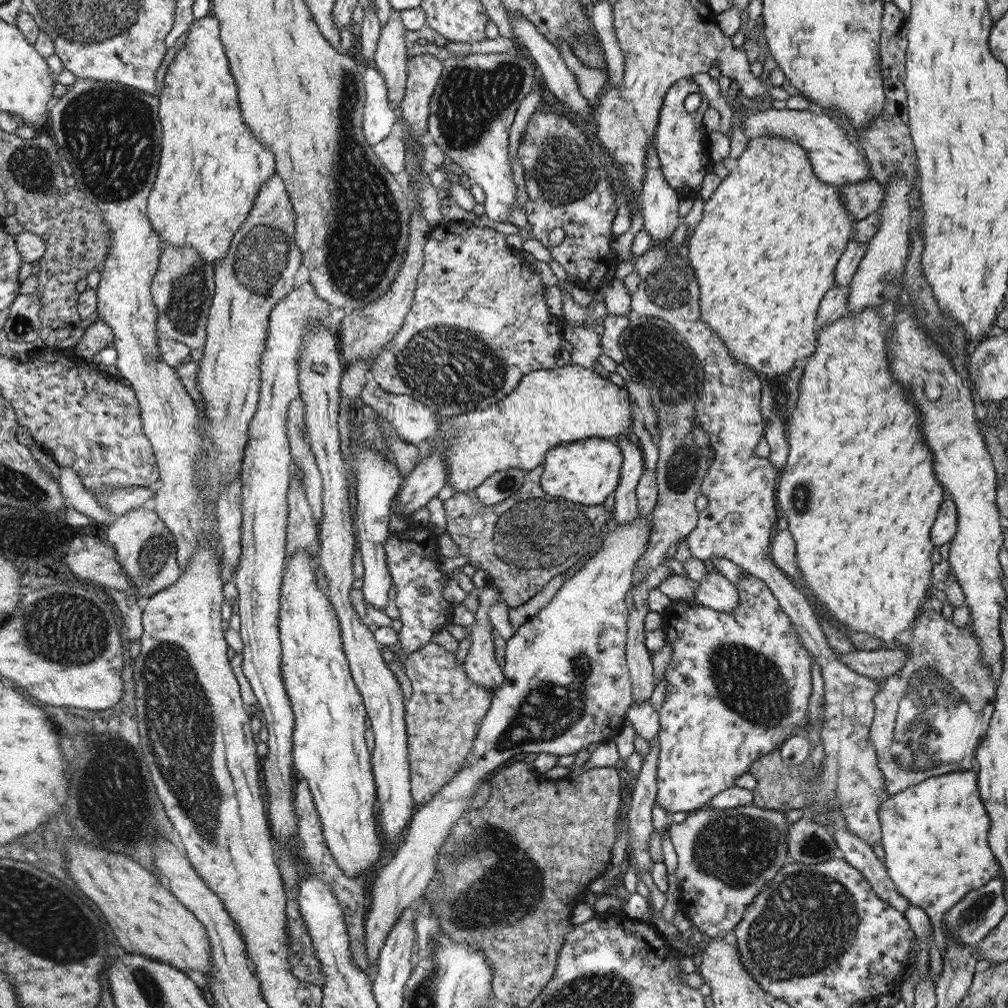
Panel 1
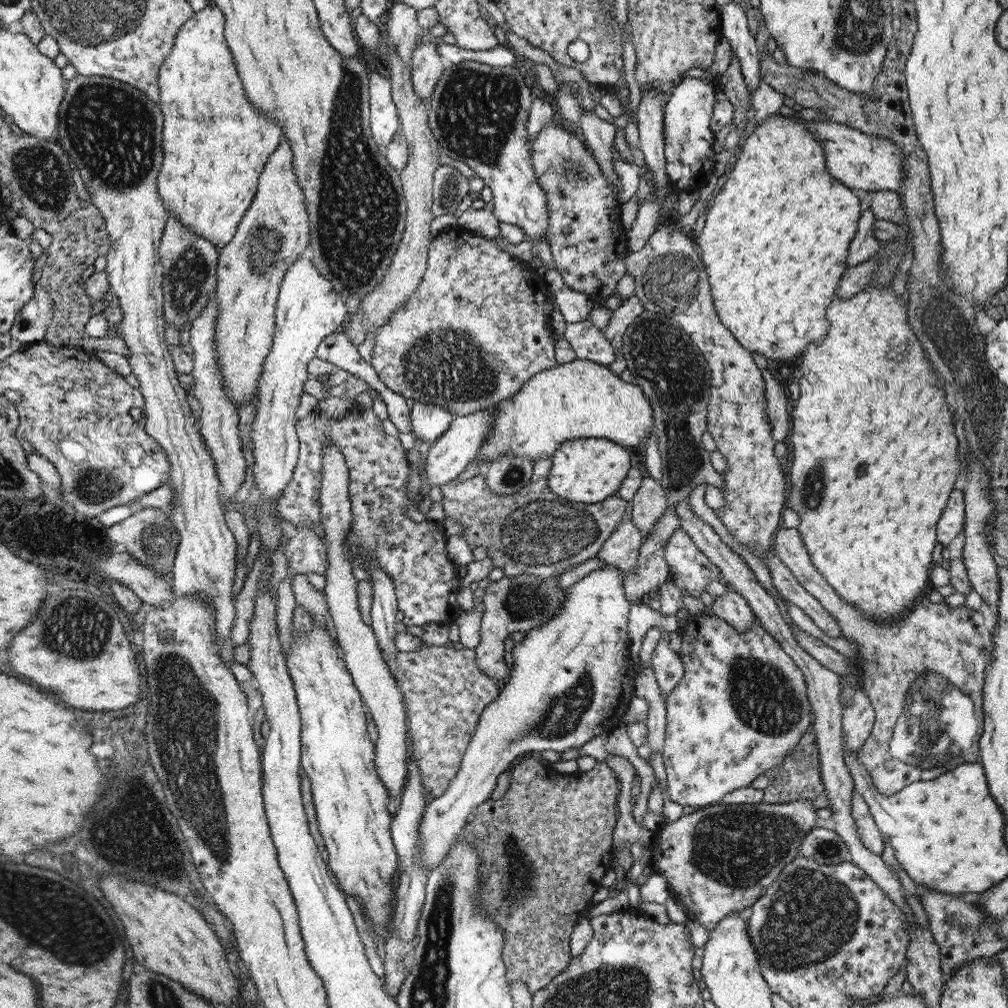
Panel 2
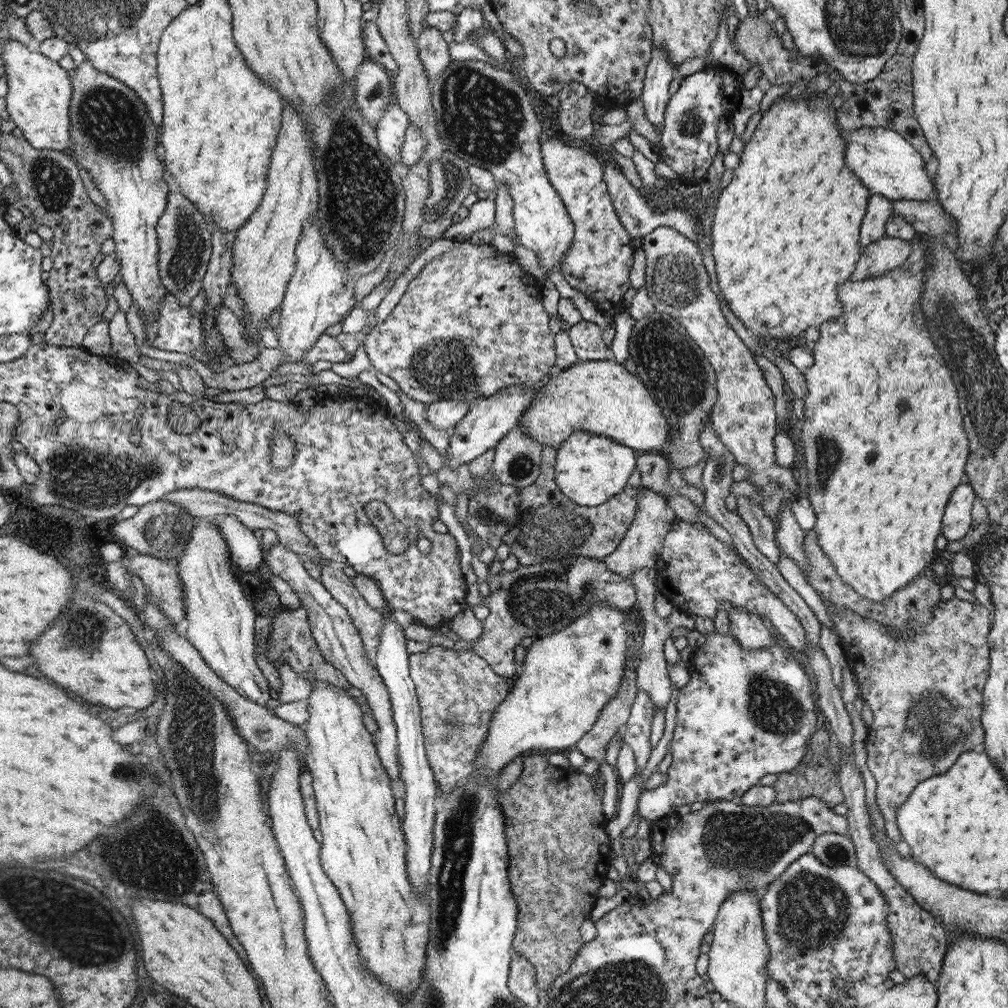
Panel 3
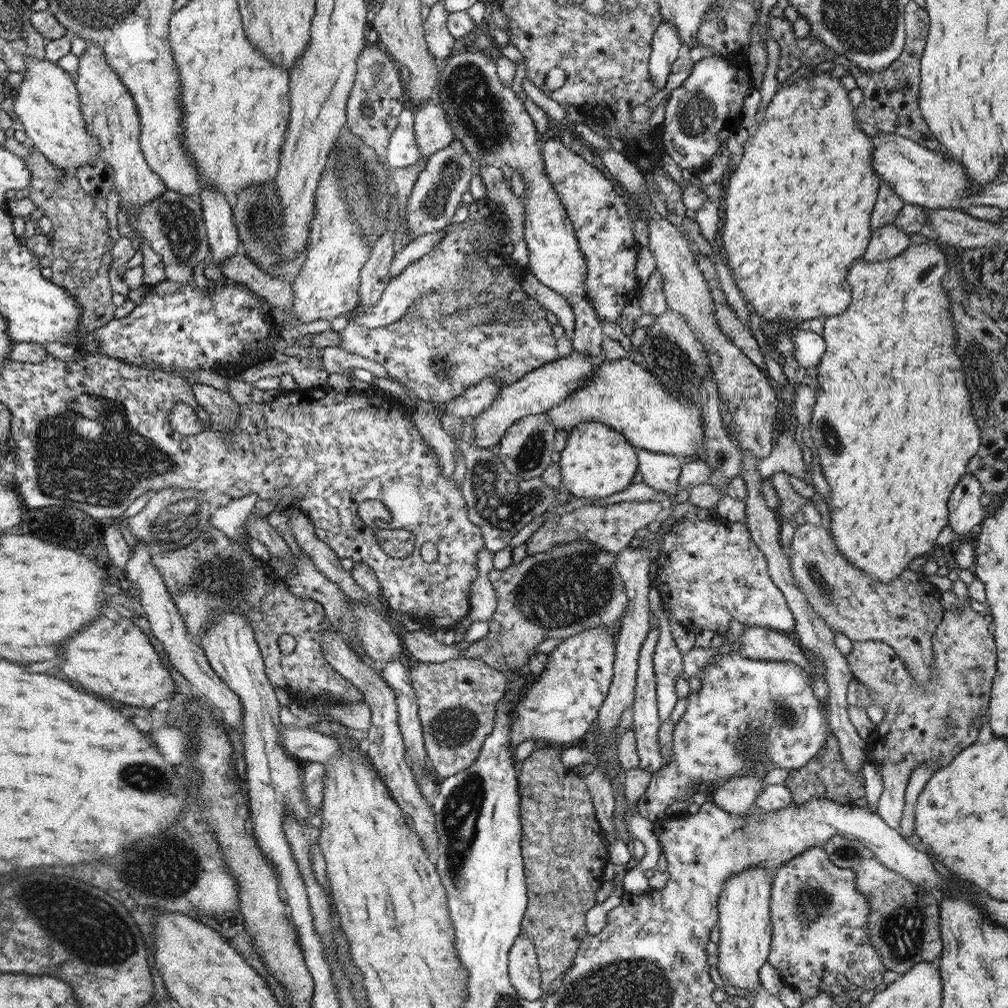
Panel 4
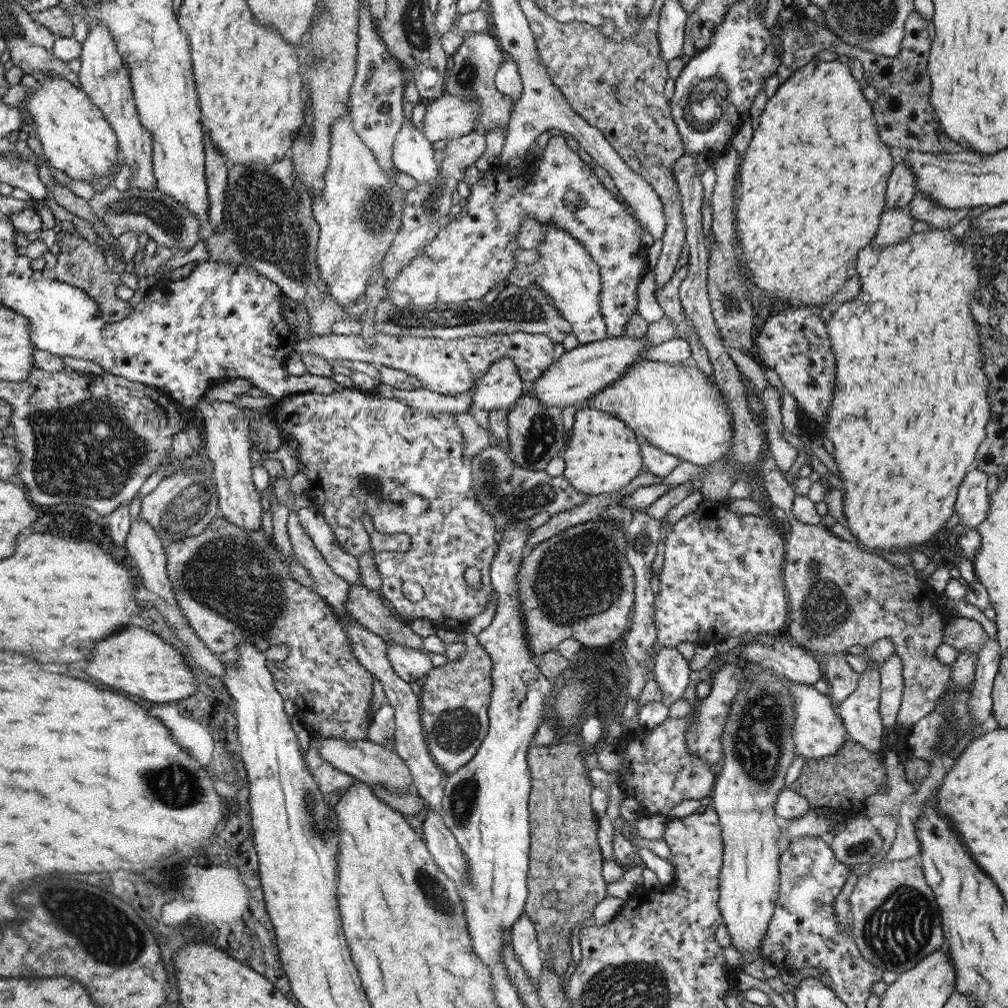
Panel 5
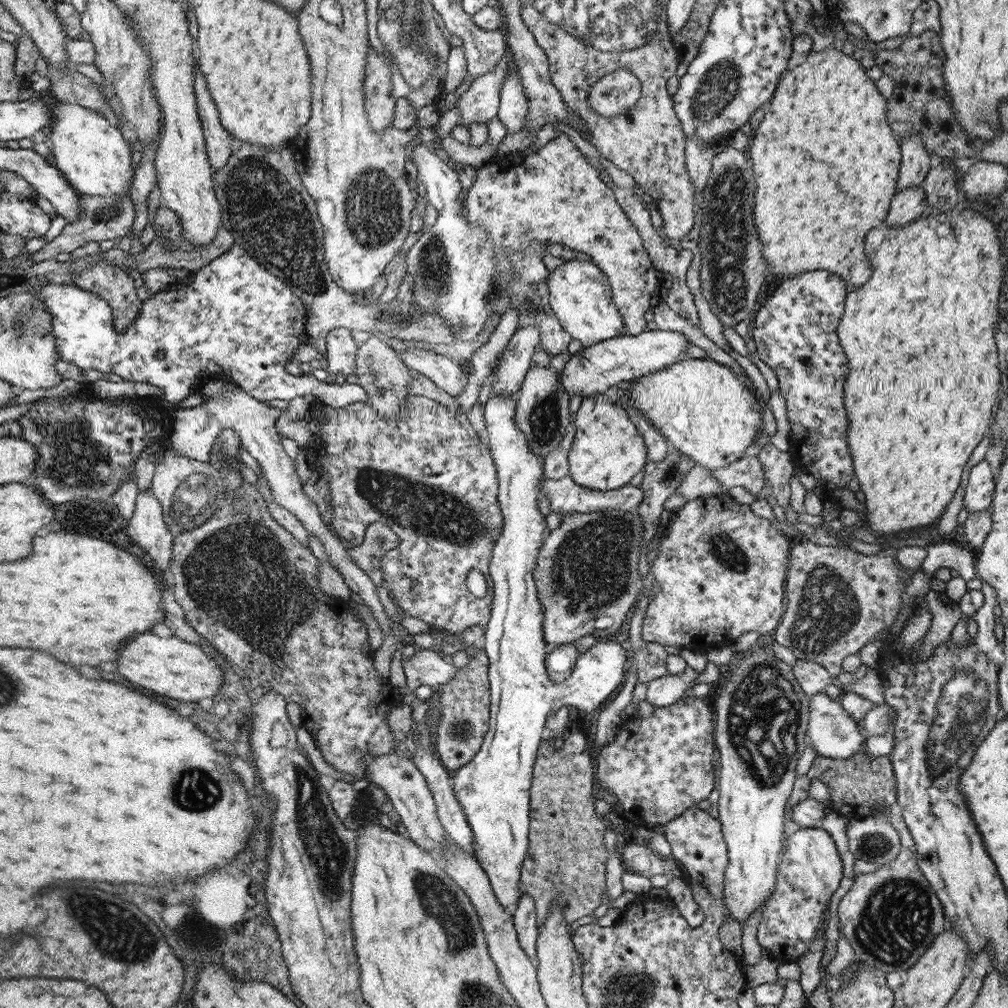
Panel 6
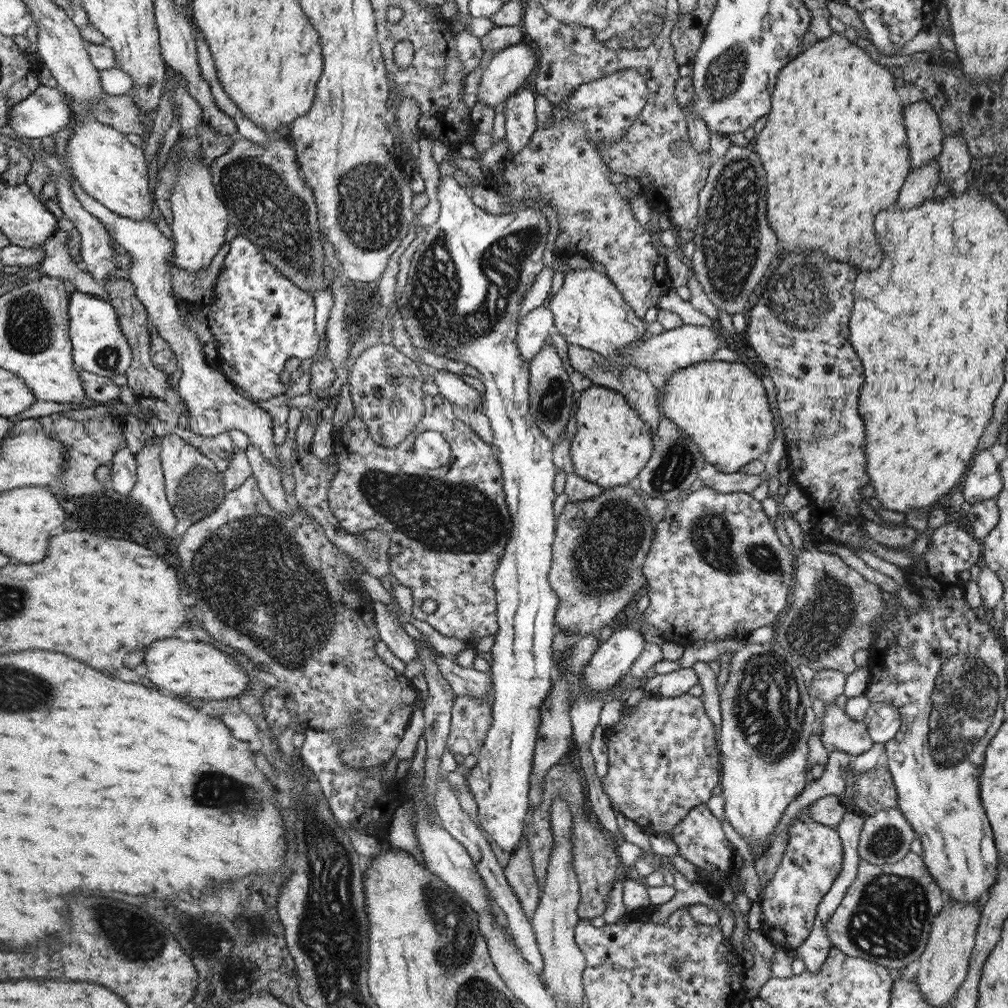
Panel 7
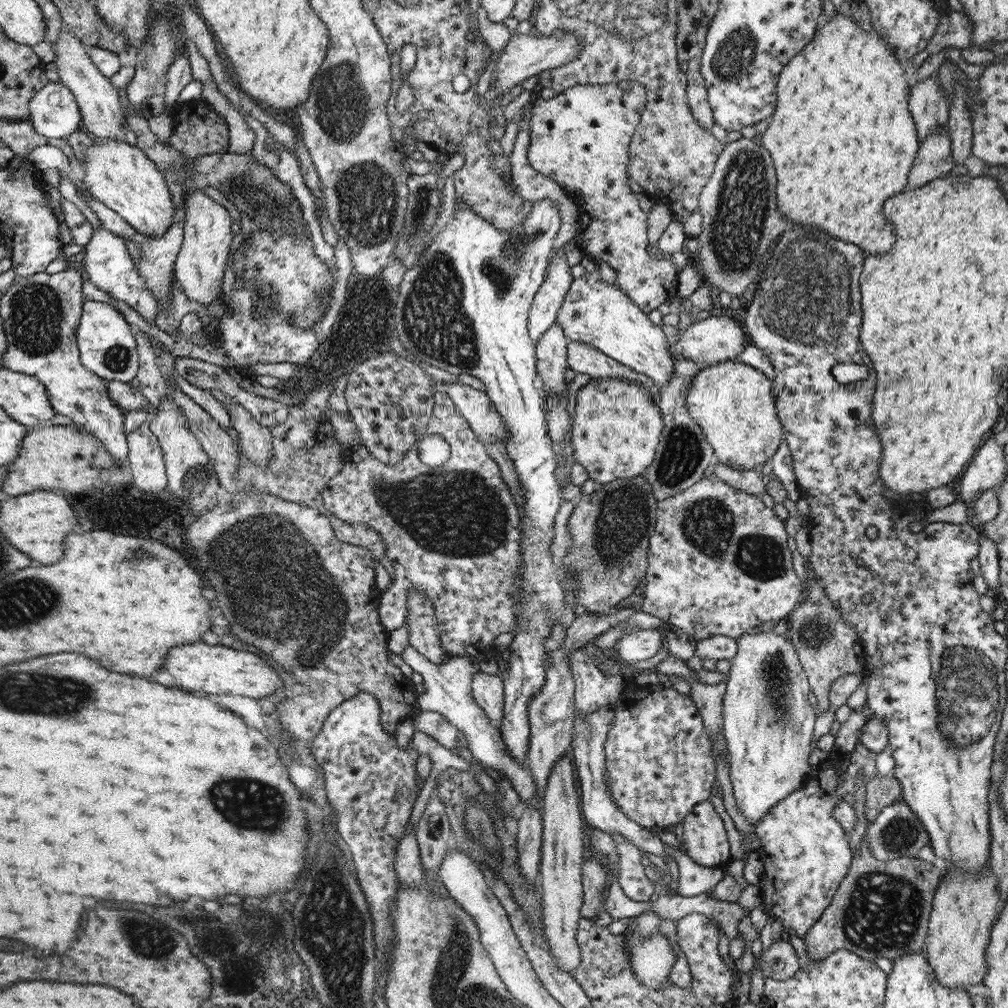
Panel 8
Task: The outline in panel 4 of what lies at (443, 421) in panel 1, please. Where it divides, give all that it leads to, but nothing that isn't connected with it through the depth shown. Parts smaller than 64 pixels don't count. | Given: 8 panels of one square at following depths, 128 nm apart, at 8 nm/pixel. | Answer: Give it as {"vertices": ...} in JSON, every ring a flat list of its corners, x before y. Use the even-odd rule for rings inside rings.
{"vertices":[[630,358,604,359,584,386,546,414,556,432,566,430,570,434,576,424,600,421,622,434,634,448,675,455,682,460,700,459,699,444,704,441,703,406,696,401,681,399,677,392,669,391,646,367]]}

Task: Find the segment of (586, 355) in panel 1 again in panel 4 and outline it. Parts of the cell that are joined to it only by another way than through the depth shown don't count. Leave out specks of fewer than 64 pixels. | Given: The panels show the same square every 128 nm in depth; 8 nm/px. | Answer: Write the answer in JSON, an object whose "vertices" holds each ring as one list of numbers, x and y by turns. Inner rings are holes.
{"vertices":[[468,46,455,51,444,61,437,86,440,102,453,130,453,140,460,139,472,158,480,164,508,164,523,174,528,188,524,196,524,237,530,263,527,272,534,274,544,286,558,292,570,303,575,316,572,332,574,350,585,355,603,356,600,344,605,334,584,284,587,275,584,253,575,237,572,221,546,176,543,158,538,151,538,132,534,120,520,98,498,78,497,53,496,46,495,53]]}

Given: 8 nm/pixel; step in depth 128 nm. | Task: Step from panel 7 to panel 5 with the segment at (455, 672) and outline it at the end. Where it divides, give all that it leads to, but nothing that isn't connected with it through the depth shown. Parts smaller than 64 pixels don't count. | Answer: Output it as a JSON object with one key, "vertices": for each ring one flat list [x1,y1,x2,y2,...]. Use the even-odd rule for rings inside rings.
{"vertices":[[386,642,387,655,395,673,406,682,420,682,435,668,430,656,399,642]]}

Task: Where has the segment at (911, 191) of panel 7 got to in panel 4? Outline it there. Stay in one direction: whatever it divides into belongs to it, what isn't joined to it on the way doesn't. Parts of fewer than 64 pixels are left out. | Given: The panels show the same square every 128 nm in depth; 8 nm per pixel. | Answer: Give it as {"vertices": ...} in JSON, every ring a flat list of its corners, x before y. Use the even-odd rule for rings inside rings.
{"vertices":[[894,223,882,226,871,234,863,259,869,263,891,259,904,252,910,245,910,236,904,230,898,230]]}

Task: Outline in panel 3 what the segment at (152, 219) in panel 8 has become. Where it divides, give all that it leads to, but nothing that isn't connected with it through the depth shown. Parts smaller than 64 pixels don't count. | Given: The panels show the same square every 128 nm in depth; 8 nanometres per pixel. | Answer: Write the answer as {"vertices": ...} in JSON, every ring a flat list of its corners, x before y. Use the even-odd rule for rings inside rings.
{"vertices":[[5,40,3,46,3,61,5,64,5,75,8,76,8,94,6,95,7,111,14,124,22,130,24,138,36,148,51,148,68,152,71,148,71,110,72,101,72,78,69,71,57,61,44,56,37,48,27,46,17,40]]}

